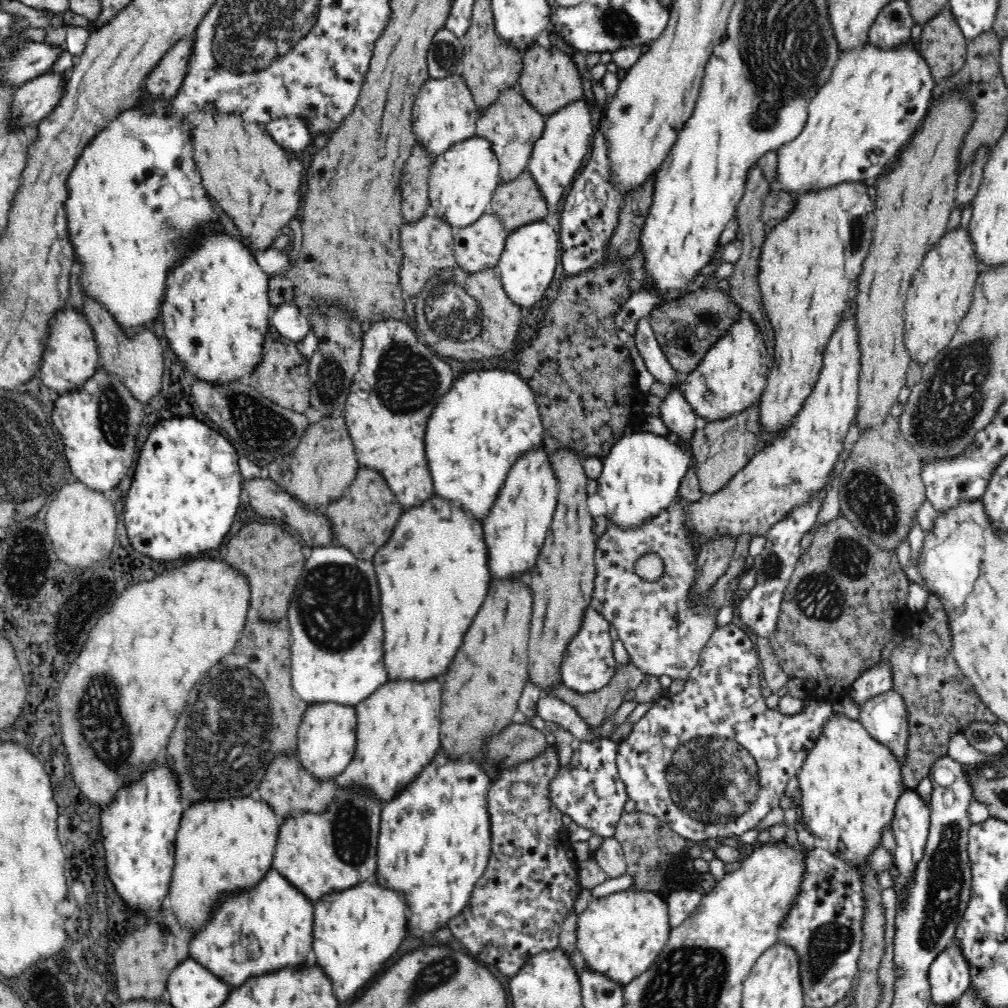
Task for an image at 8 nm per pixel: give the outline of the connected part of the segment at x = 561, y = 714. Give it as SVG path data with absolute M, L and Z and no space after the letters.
M540 696L536 702L534 712L547 724L558 723L560 727L567 728L572 732L576 742L590 742L590 725L582 721L578 711L571 704L557 699L554 696Z

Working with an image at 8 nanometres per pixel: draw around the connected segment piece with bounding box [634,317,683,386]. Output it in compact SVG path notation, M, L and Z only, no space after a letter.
M646 317L637 320L634 341L647 369L653 374L656 381L683 386L683 380L680 381L680 373L676 373L676 370L672 369L672 365L668 363Z

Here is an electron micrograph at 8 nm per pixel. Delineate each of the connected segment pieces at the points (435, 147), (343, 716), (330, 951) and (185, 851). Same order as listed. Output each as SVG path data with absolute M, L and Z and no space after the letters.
M459 74L442 79L428 78L415 97L412 125L417 144L429 149L434 157L446 152L456 142L475 135L475 124L480 112L466 80Z
M338 702L307 704L297 730L296 756L316 778L333 779L344 772L355 752L357 718L355 707Z
M375 876L362 880L346 890L330 890L313 904L313 960L329 976L338 1000L356 998L376 974L384 970L388 960L398 952L404 936L408 934L409 915L407 900L391 886L382 886Z
M258 795L258 800L250 796L240 798L206 798L186 806L178 832L176 832L176 848L174 850L174 868L167 900L180 924L198 930L206 920L210 920L210 910L226 892L248 890L260 882L260 878L273 866L274 848L280 828L280 818L274 809Z

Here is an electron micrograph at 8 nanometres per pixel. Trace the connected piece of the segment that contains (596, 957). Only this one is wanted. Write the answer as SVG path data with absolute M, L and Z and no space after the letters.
M633 885L604 897L592 897L580 912L577 924L577 948L587 967L605 974L624 986L654 964L671 931L667 896L638 890Z

